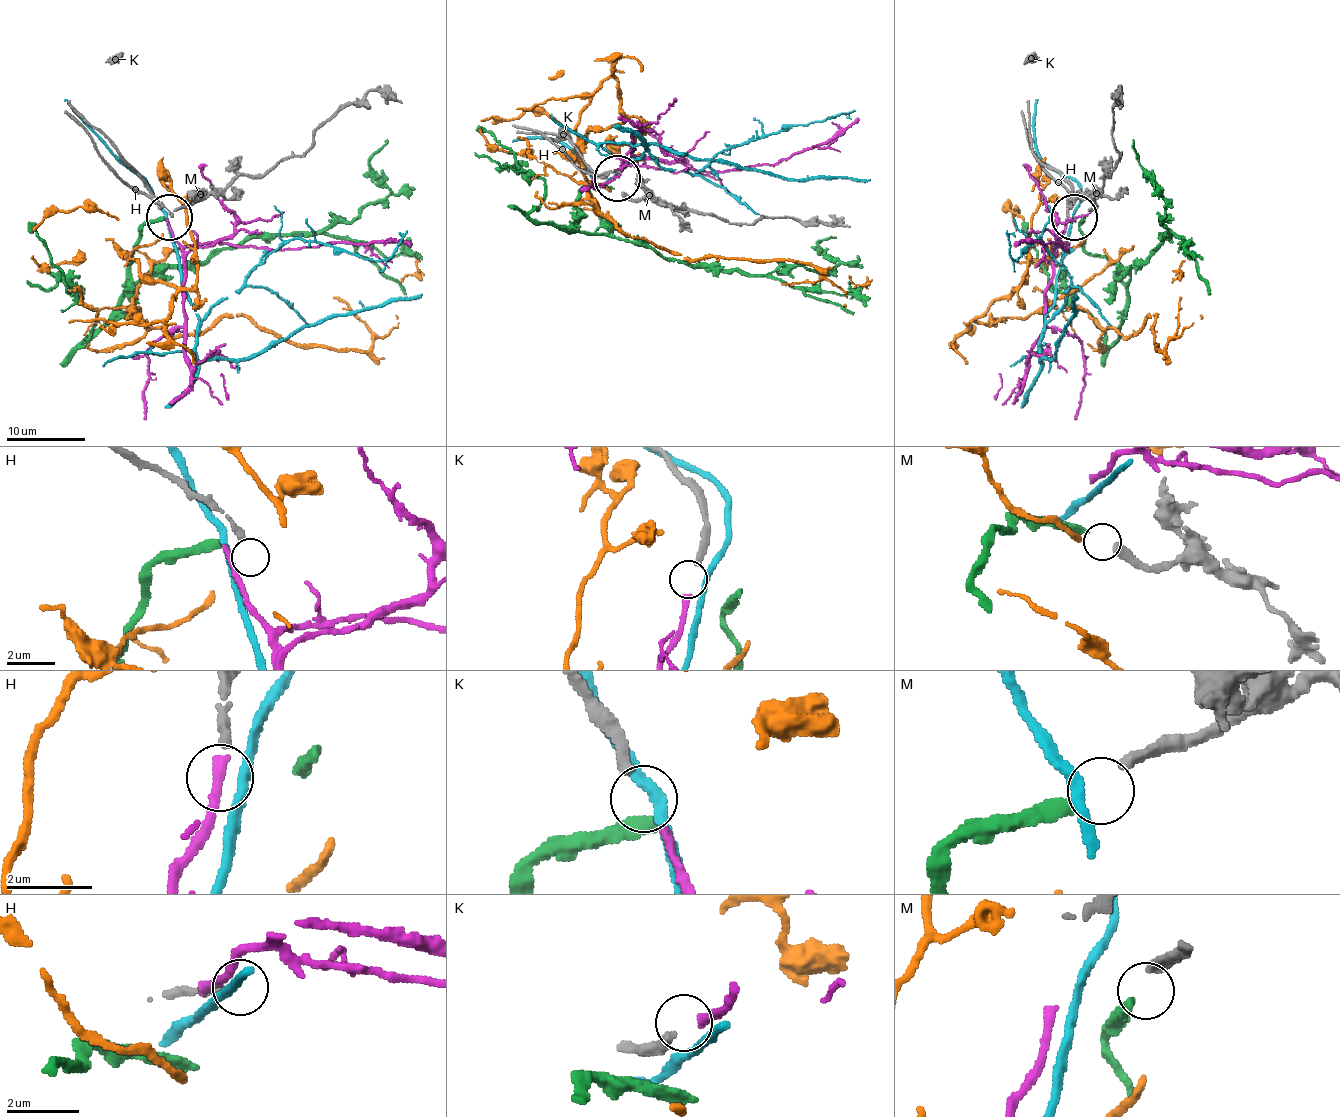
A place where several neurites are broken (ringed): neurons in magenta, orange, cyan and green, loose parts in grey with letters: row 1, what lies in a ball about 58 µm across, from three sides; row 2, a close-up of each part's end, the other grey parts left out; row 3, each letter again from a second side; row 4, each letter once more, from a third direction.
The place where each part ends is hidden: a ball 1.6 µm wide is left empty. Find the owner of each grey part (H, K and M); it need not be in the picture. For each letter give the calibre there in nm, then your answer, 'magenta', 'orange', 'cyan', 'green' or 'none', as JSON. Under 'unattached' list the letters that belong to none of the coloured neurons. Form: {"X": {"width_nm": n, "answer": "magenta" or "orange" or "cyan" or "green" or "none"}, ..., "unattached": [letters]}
{"H": {"width_nm": 240, "answer": "none"}, "K": {"width_nm": 280, "answer": "magenta"}, "M": {"width_nm": 320, "answer": "green"}, "unattached": ["H"]}

